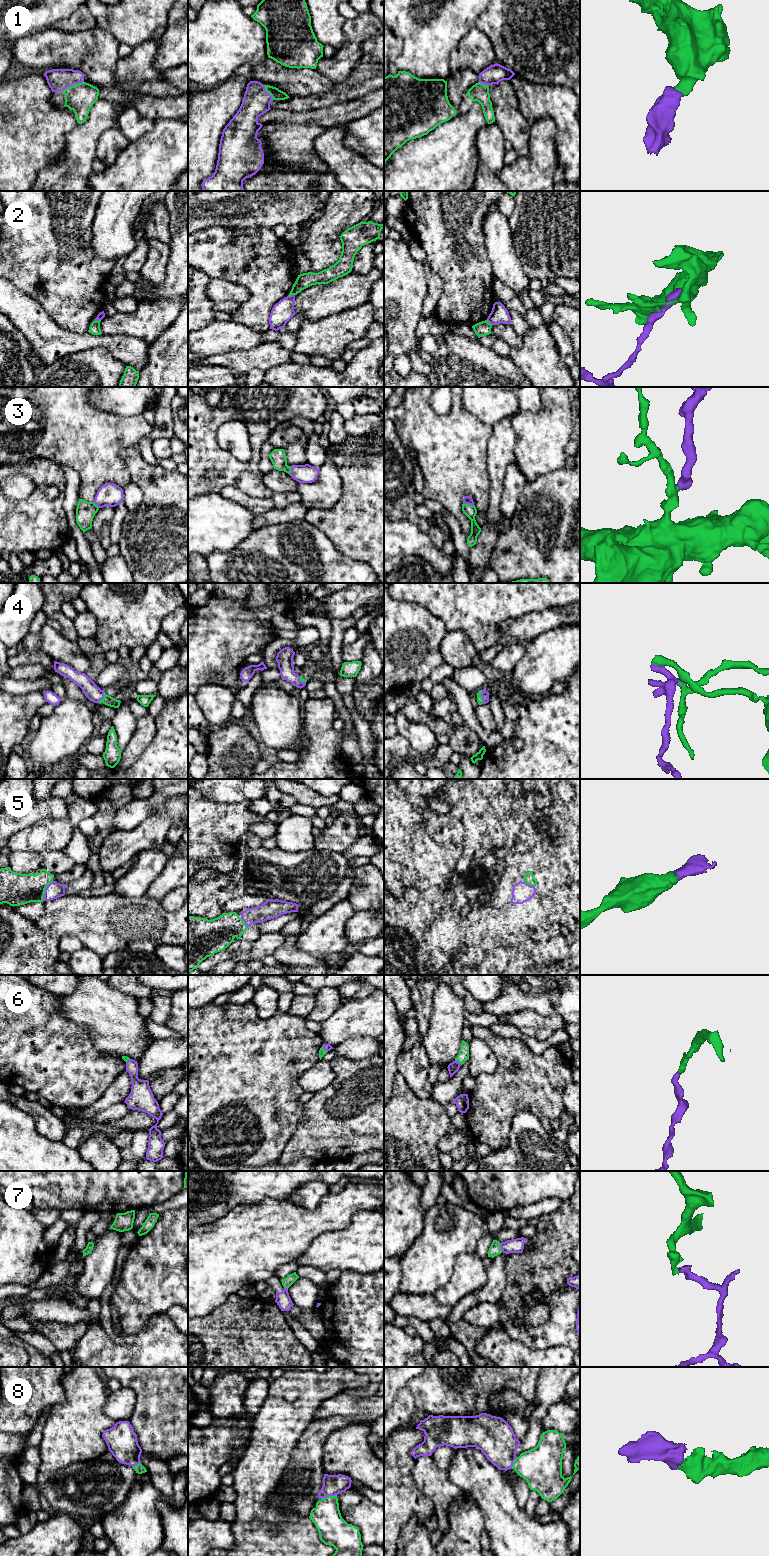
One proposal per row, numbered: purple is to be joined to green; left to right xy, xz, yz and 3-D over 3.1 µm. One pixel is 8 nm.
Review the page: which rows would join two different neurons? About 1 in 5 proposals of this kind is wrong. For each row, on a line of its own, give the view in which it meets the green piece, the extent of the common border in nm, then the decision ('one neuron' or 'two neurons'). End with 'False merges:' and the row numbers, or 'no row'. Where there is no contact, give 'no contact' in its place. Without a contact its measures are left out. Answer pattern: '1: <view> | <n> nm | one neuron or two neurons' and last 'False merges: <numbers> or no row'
1: xy | 190 nm | one neuron
2: xy | 60 nm | two neurons
3: yz | 100 nm | one neuron
4: yz | 110 nm | one neuron
5: xy | 190 nm | one neuron
6: yz | 70 nm | one neuron
7: yz | 80 nm | two neurons
8: xz | 130 nm | one neuron
False merges: 2, 7

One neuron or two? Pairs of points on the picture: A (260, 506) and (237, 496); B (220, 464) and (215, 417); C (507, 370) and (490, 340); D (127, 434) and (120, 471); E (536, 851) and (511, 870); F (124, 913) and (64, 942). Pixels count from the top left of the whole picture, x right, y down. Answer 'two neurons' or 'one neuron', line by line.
A: one neuron
B: one neuron
C: two neurons
D: one neuron
E: one neuron
F: two neurons

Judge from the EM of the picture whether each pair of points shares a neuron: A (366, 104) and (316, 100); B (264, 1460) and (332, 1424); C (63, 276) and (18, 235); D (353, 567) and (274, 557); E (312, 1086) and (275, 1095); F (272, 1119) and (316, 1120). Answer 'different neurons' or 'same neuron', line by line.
A: different neurons
B: different neurons
C: same neuron
D: same neuron
E: different neurons
F: different neurons

